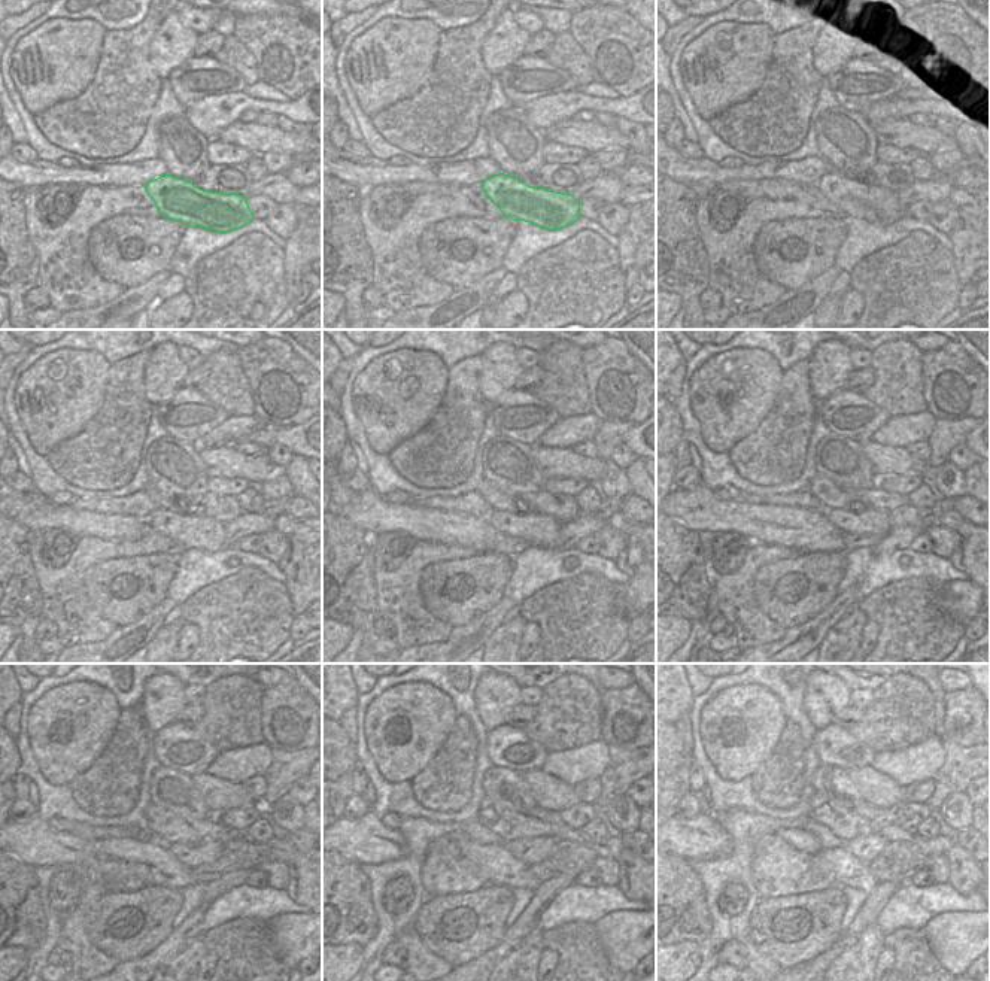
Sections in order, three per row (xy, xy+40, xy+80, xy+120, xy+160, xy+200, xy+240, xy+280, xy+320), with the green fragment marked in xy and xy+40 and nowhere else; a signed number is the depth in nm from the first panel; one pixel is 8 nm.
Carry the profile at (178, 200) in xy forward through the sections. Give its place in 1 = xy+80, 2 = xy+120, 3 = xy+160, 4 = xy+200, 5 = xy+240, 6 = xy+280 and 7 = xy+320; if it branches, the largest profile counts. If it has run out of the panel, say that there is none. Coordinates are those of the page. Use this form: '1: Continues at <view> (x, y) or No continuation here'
1: Continues at xy+80 (875, 204)
2: Continues at xy+120 (207, 534)
3: Continues at xy+160 (543, 531)
4: Continues at xy+200 (880, 525)
5: Continues at xy+240 (194, 859)
6: Continues at xy+280 (528, 858)
7: Continues at xy+320 (865, 856).

